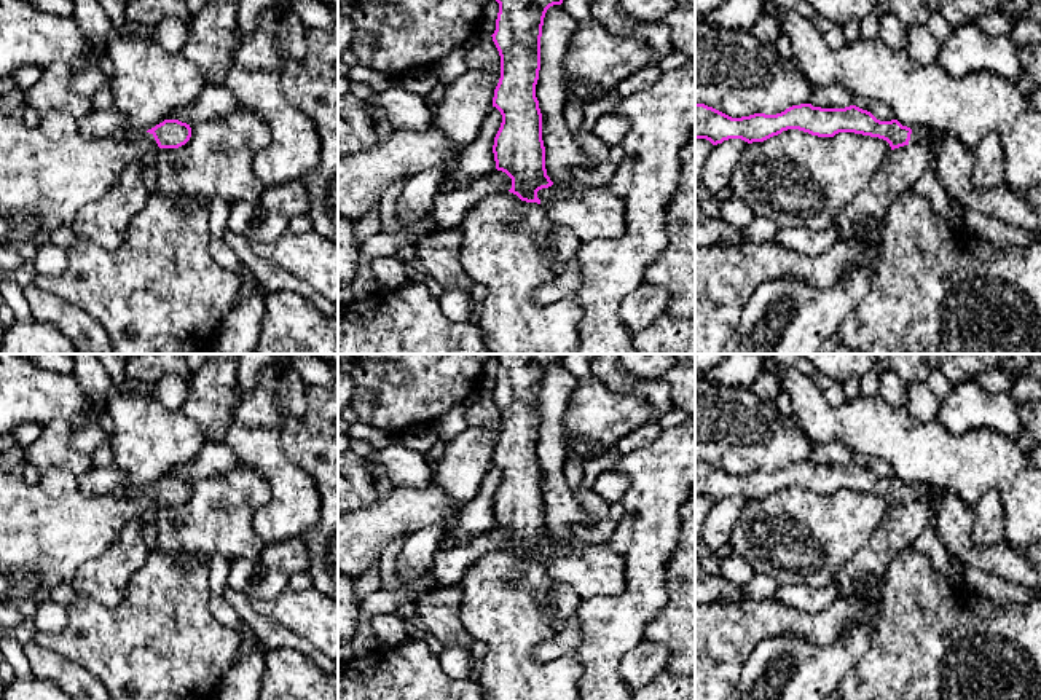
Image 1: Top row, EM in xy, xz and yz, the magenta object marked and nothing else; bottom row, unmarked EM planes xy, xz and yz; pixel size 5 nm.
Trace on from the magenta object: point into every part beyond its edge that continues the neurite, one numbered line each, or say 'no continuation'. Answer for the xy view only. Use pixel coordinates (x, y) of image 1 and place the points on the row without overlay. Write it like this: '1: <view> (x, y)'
1: xy (131, 491)

